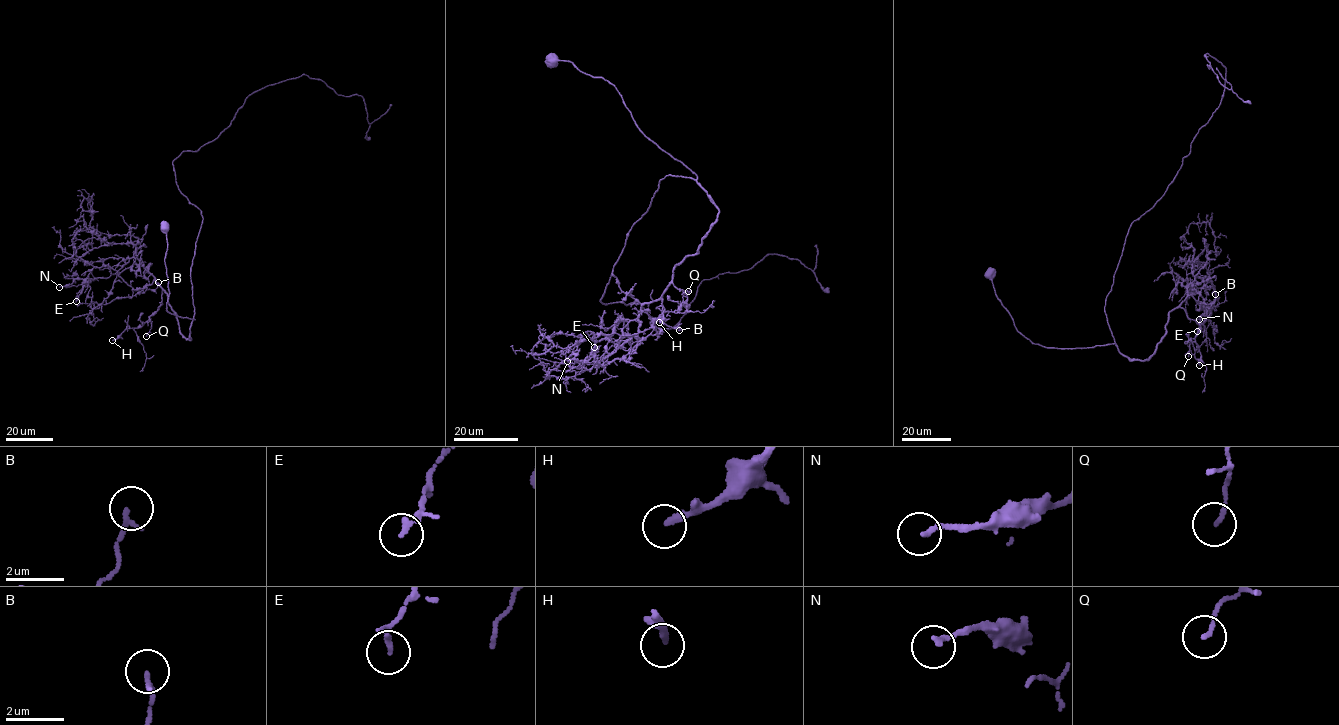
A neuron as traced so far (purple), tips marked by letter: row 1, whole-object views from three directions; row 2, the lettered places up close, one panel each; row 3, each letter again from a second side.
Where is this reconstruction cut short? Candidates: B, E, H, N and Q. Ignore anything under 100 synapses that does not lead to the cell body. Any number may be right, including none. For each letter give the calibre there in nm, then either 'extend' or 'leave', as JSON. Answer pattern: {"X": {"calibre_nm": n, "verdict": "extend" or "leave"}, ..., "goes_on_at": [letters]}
{"B": {"calibre_nm": 170, "verdict": "leave"}, "E": {"calibre_nm": 130, "verdict": "leave"}, "H": {"calibre_nm": 240, "verdict": "extend"}, "N": {"calibre_nm": 160, "verdict": "leave"}, "Q": {"calibre_nm": 130, "verdict": "leave"}, "goes_on_at": ["H"]}

